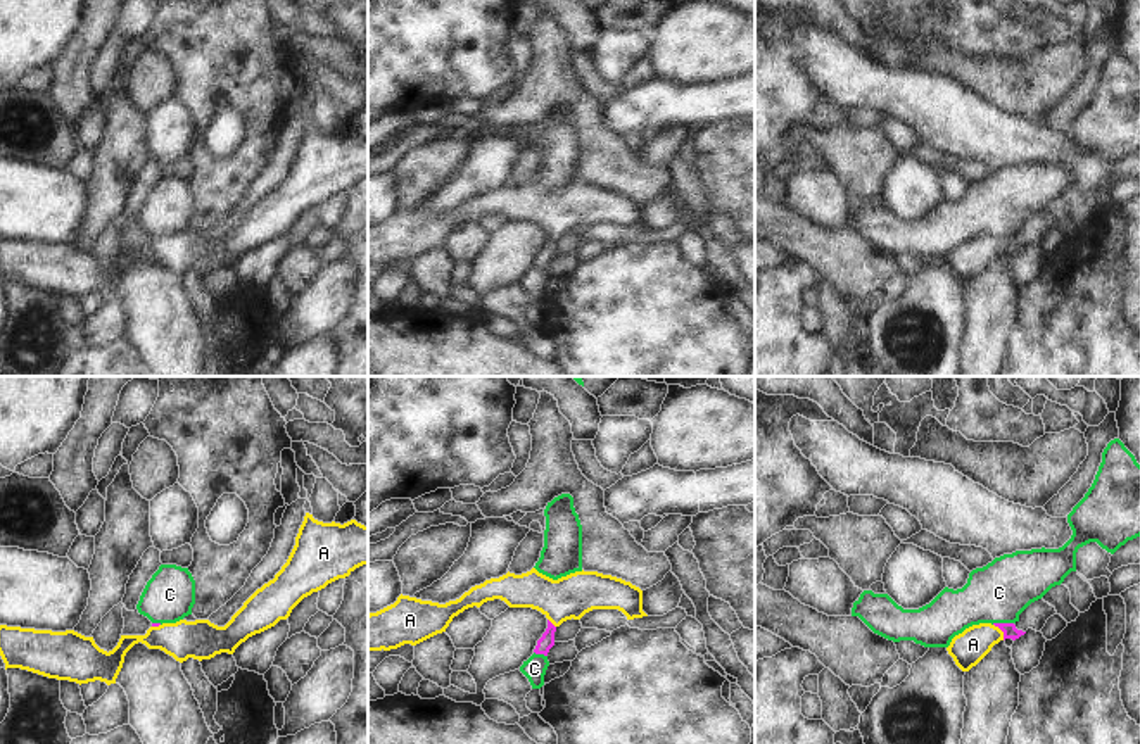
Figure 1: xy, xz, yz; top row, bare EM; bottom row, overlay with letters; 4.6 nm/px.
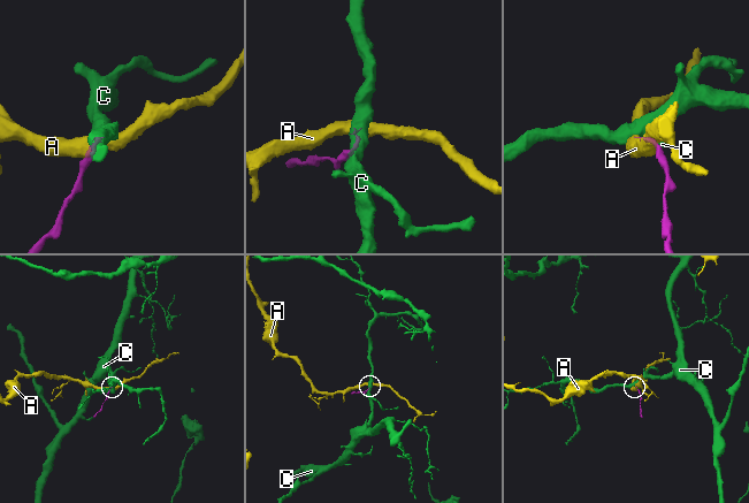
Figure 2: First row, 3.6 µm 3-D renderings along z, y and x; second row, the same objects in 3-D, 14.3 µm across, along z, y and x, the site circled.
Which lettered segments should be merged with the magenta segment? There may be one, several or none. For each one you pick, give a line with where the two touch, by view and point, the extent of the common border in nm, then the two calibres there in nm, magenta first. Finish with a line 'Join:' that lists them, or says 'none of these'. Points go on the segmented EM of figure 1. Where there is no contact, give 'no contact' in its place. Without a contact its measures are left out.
A: meets magenta in yz at (1002, 630); contact 90 nm long; 70 nm thick on the magenta side, 160 nm on the other
Join: A

